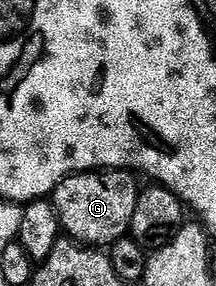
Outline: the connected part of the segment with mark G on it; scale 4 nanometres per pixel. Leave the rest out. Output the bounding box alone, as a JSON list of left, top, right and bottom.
[52,168,140,250]

